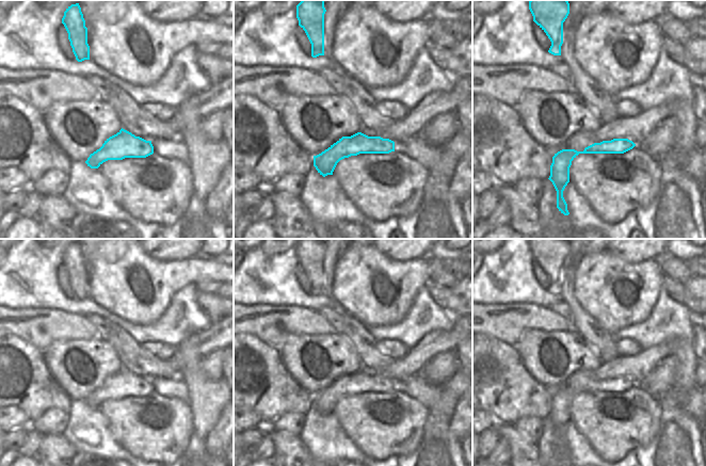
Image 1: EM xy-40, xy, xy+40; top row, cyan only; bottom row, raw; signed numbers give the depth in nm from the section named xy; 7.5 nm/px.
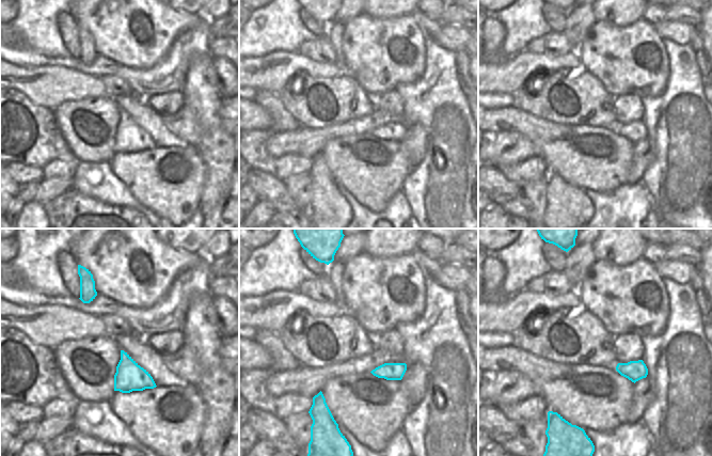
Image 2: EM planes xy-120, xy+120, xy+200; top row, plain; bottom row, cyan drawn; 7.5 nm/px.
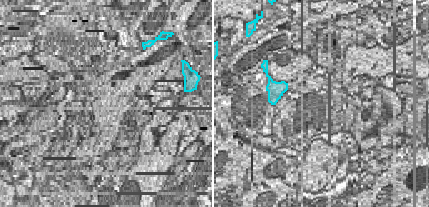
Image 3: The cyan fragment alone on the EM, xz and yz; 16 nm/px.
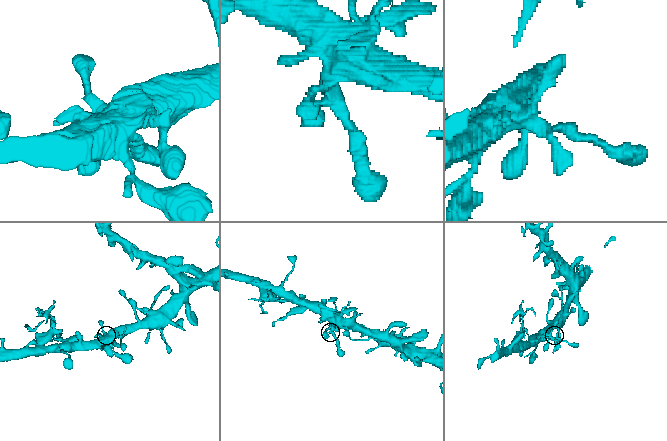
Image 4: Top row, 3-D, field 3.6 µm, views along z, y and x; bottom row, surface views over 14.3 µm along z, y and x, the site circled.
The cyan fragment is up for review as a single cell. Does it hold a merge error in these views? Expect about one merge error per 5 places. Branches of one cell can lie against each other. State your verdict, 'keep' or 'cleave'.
keep

